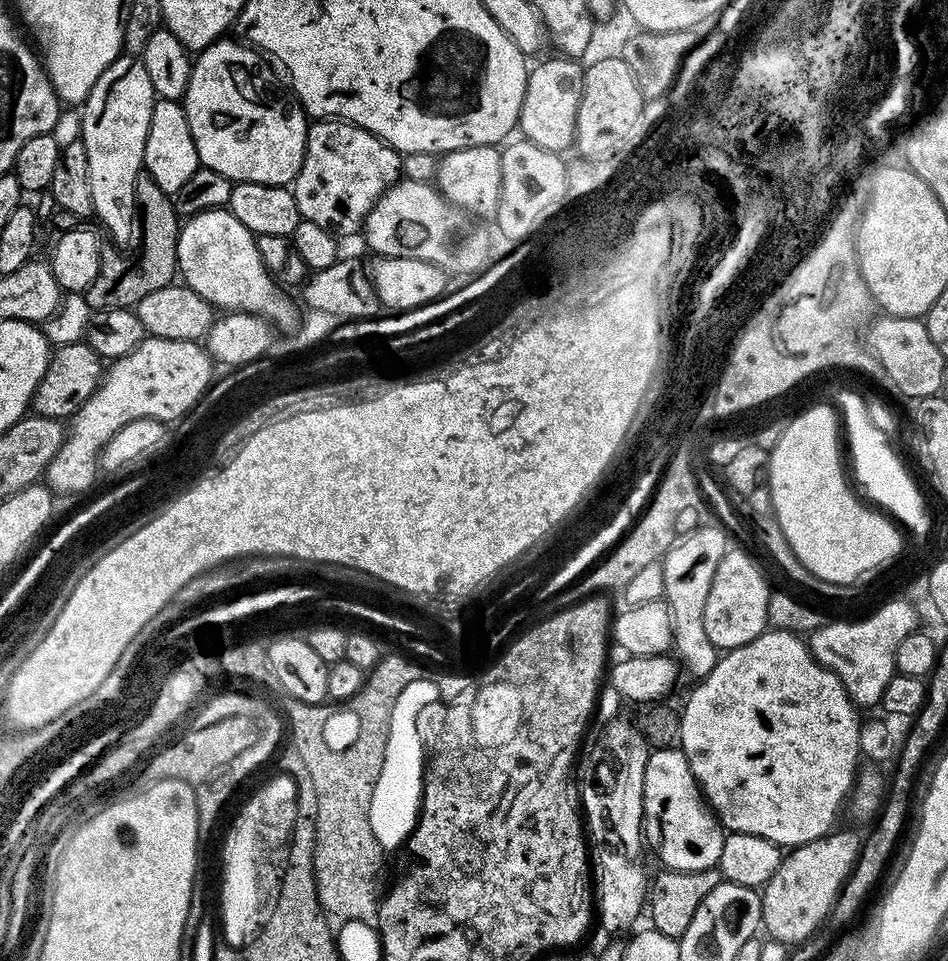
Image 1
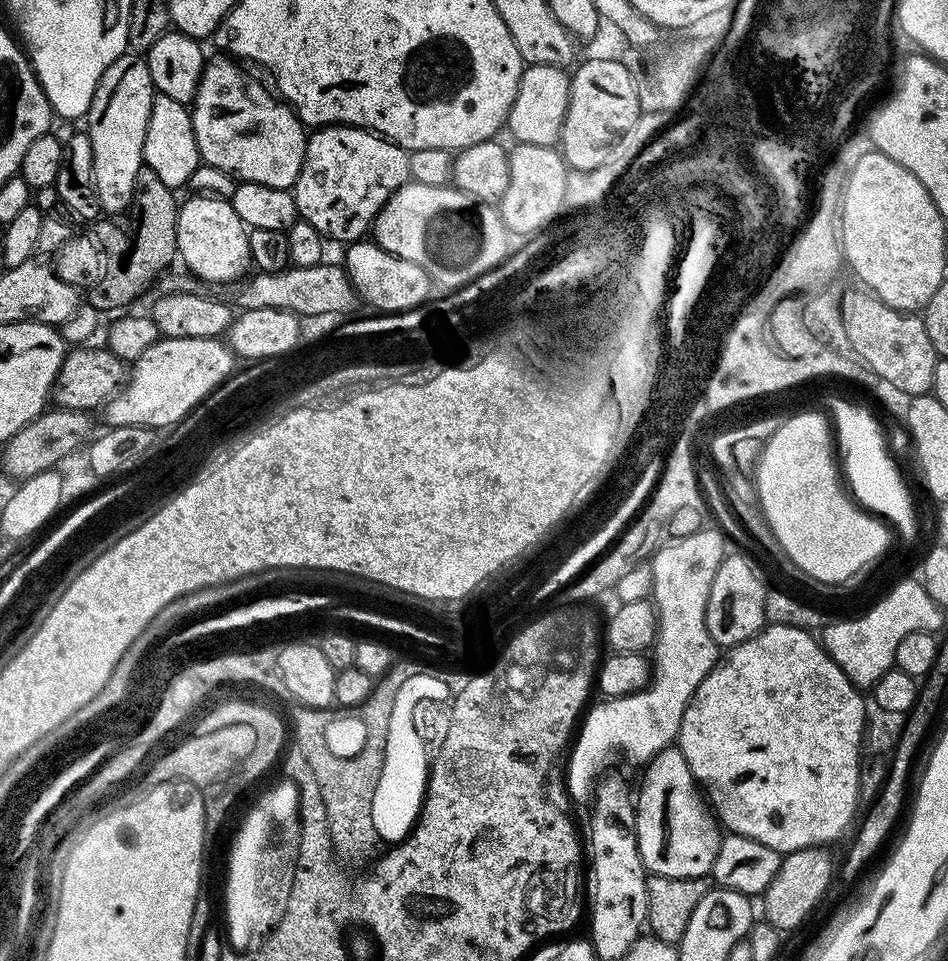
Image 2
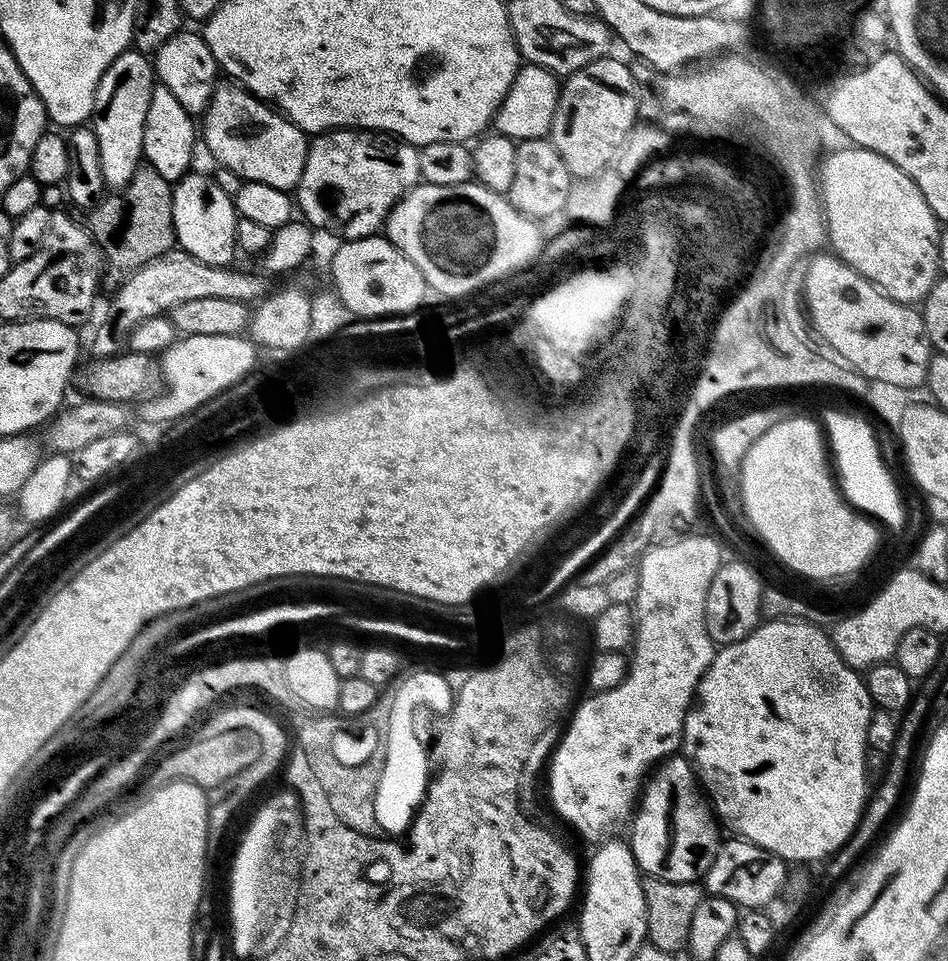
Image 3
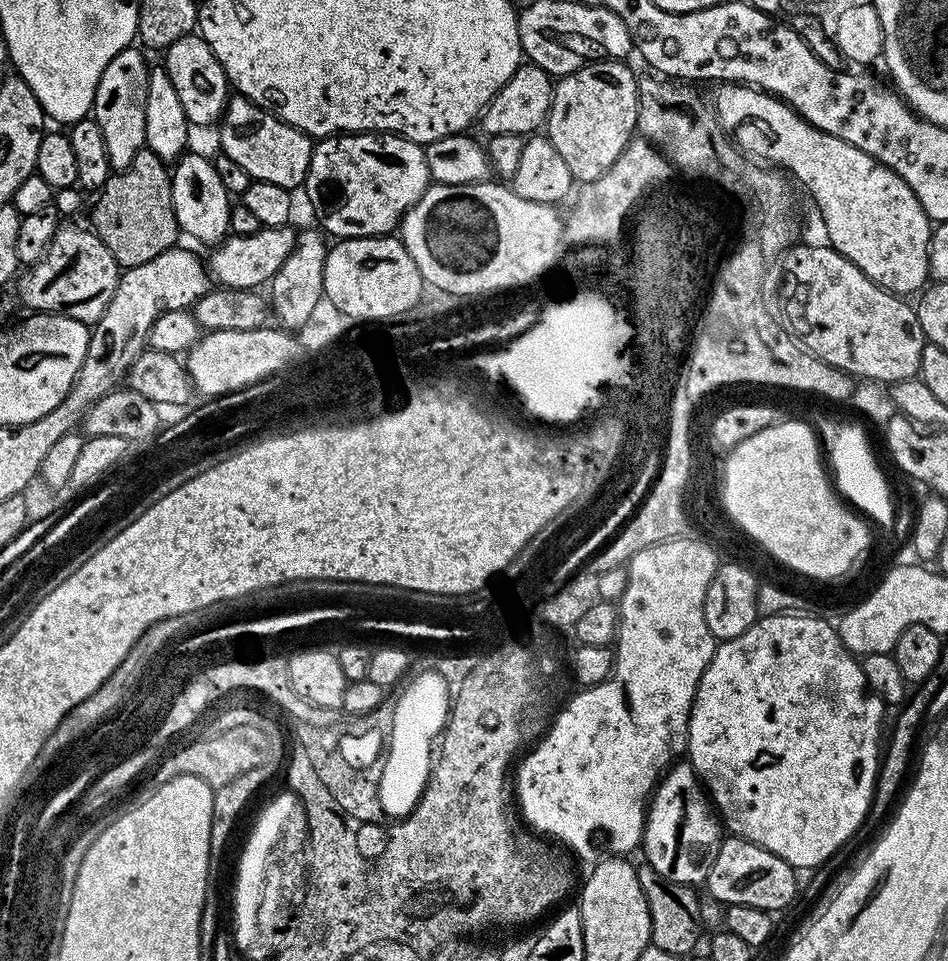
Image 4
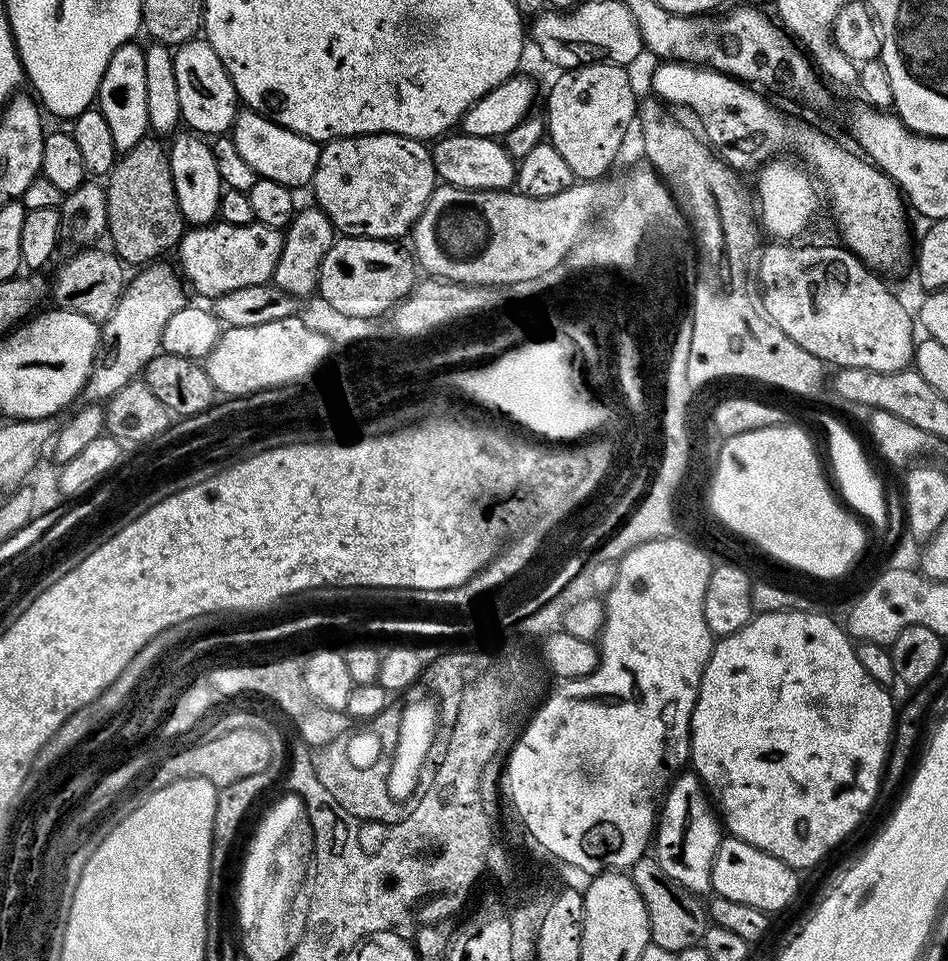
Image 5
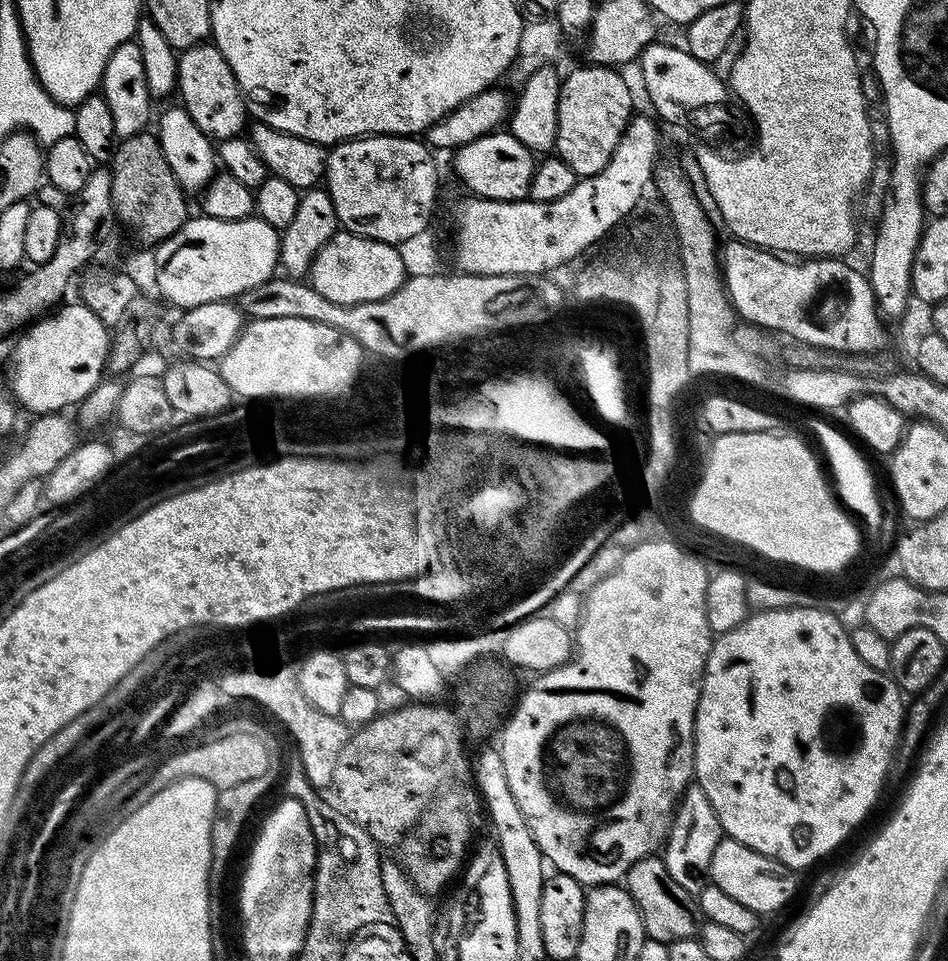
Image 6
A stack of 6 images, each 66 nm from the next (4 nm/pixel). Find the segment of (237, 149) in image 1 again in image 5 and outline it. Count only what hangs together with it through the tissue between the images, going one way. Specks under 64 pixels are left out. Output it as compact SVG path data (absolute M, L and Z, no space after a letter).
M251 110L237 111L230 135L234 146L238 146L238 154L242 154L259 179L282 182L282 186L293 190L299 190L303 184L304 187L311 185L320 157L321 145L317 141L286 130L282 125Z

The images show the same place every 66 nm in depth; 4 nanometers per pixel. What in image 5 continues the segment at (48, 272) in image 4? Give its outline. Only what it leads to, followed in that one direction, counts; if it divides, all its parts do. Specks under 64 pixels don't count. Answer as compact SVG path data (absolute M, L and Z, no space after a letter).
M100 246L81 247L69 260L61 262L60 269L52 276L52 296L59 307L102 322L110 318L114 306L124 293L126 268L115 252L111 250L103 252L98 247Z

